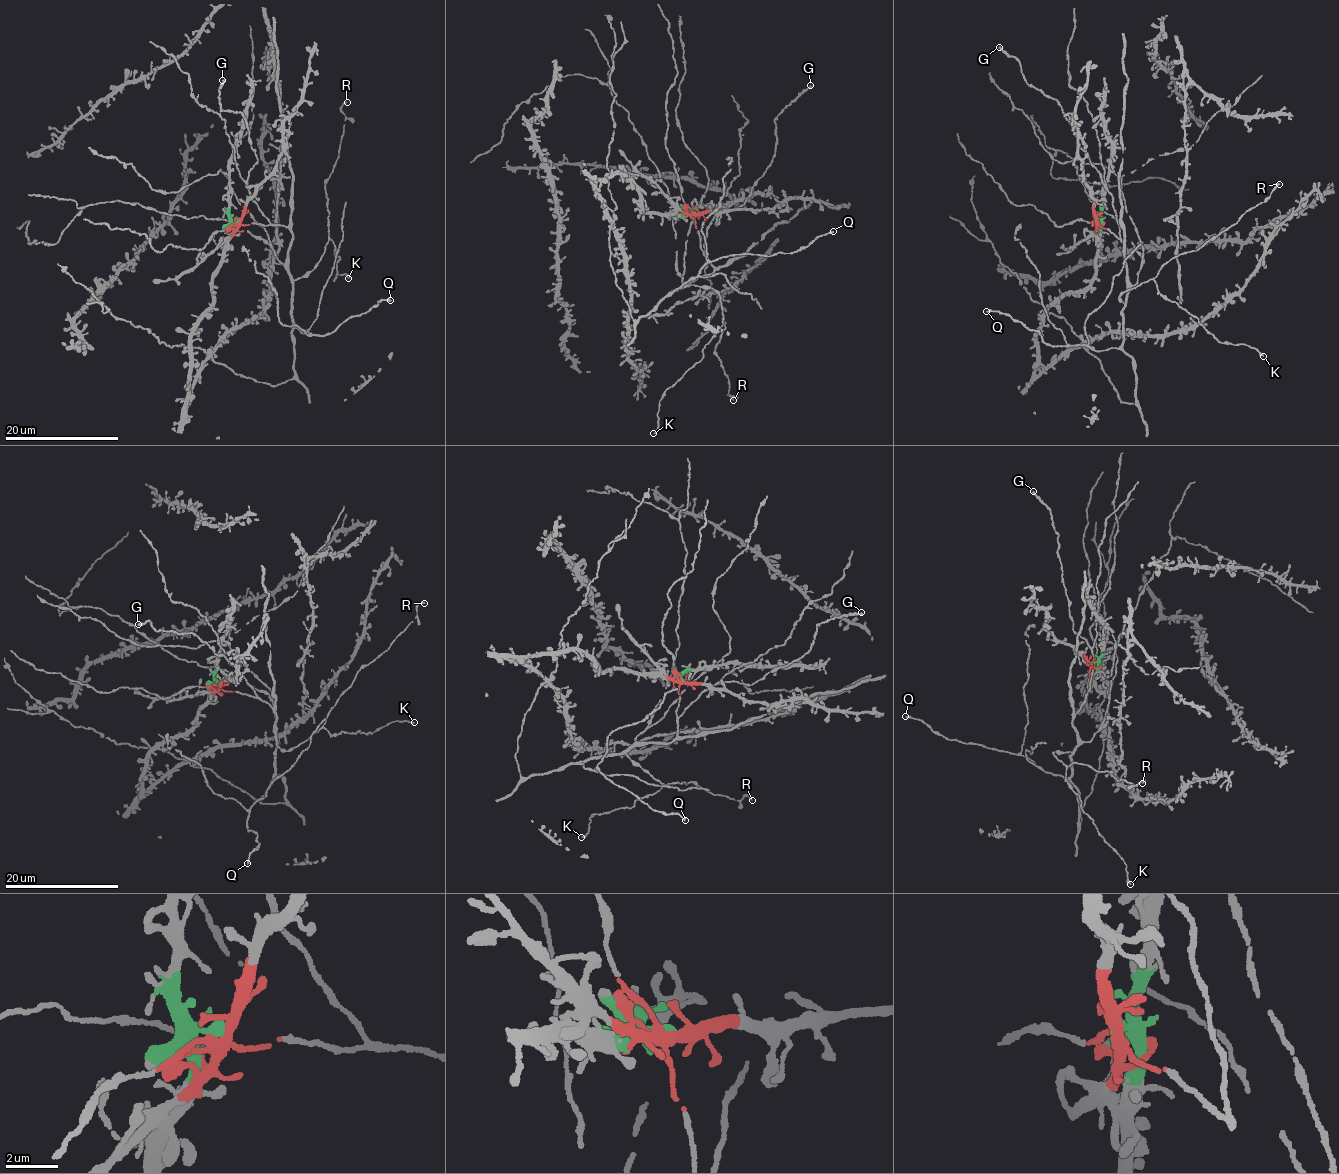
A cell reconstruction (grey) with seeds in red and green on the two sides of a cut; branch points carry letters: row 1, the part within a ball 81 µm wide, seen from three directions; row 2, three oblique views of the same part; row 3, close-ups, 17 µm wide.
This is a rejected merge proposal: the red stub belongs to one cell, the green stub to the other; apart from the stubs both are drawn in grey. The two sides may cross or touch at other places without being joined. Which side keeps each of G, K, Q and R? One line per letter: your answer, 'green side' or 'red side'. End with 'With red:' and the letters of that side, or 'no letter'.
G: red side
K: red side
Q: red side
R: red side
With red: G, K, Q, R

